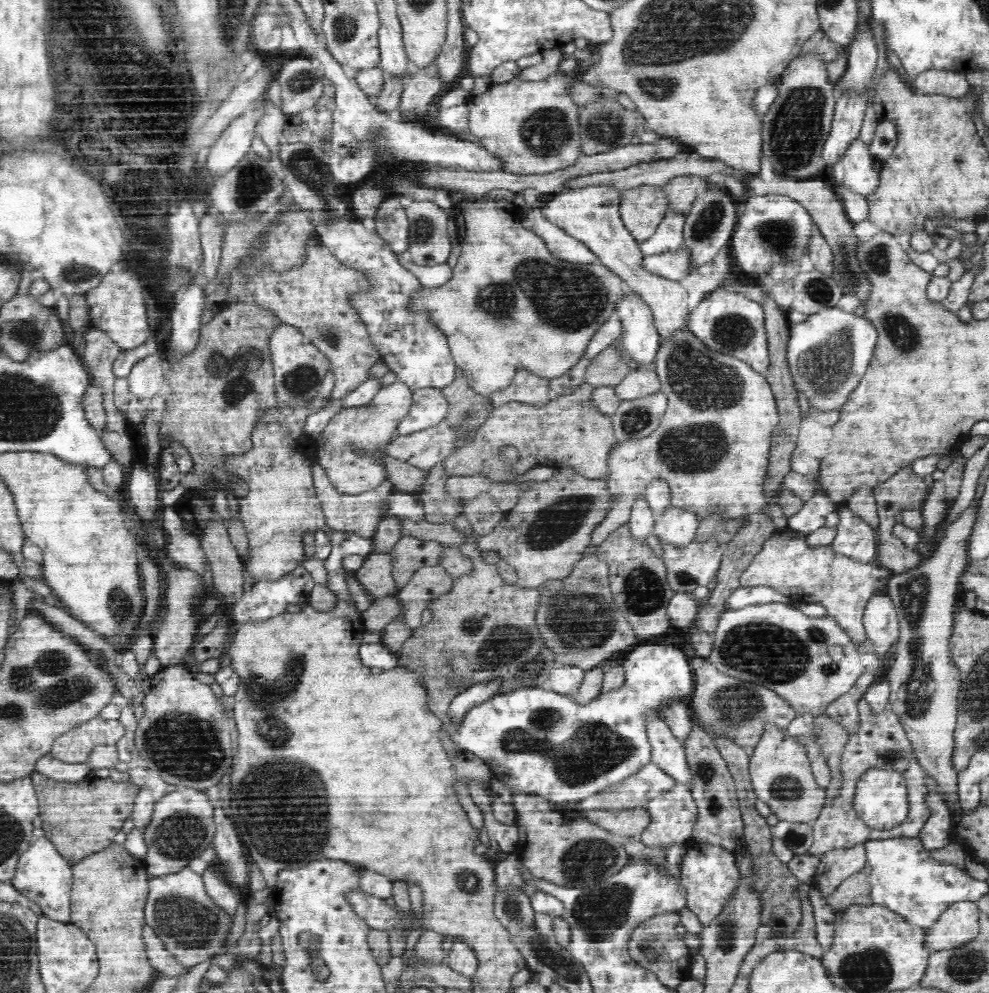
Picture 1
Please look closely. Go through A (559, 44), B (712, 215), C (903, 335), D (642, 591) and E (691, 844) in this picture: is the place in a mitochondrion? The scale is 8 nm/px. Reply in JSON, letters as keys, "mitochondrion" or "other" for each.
{"A":"other","B":"mitochondrion","C":"mitochondrion","D":"mitochondrion","E":"other"}

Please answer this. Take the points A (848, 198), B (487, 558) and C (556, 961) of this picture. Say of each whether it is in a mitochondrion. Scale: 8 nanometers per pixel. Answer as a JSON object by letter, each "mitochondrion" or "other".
{"A":"other","B":"other","C":"mitochondrion"}

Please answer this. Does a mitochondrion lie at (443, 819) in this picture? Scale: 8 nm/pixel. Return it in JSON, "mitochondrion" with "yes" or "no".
{"mitochondrion":"no"}

